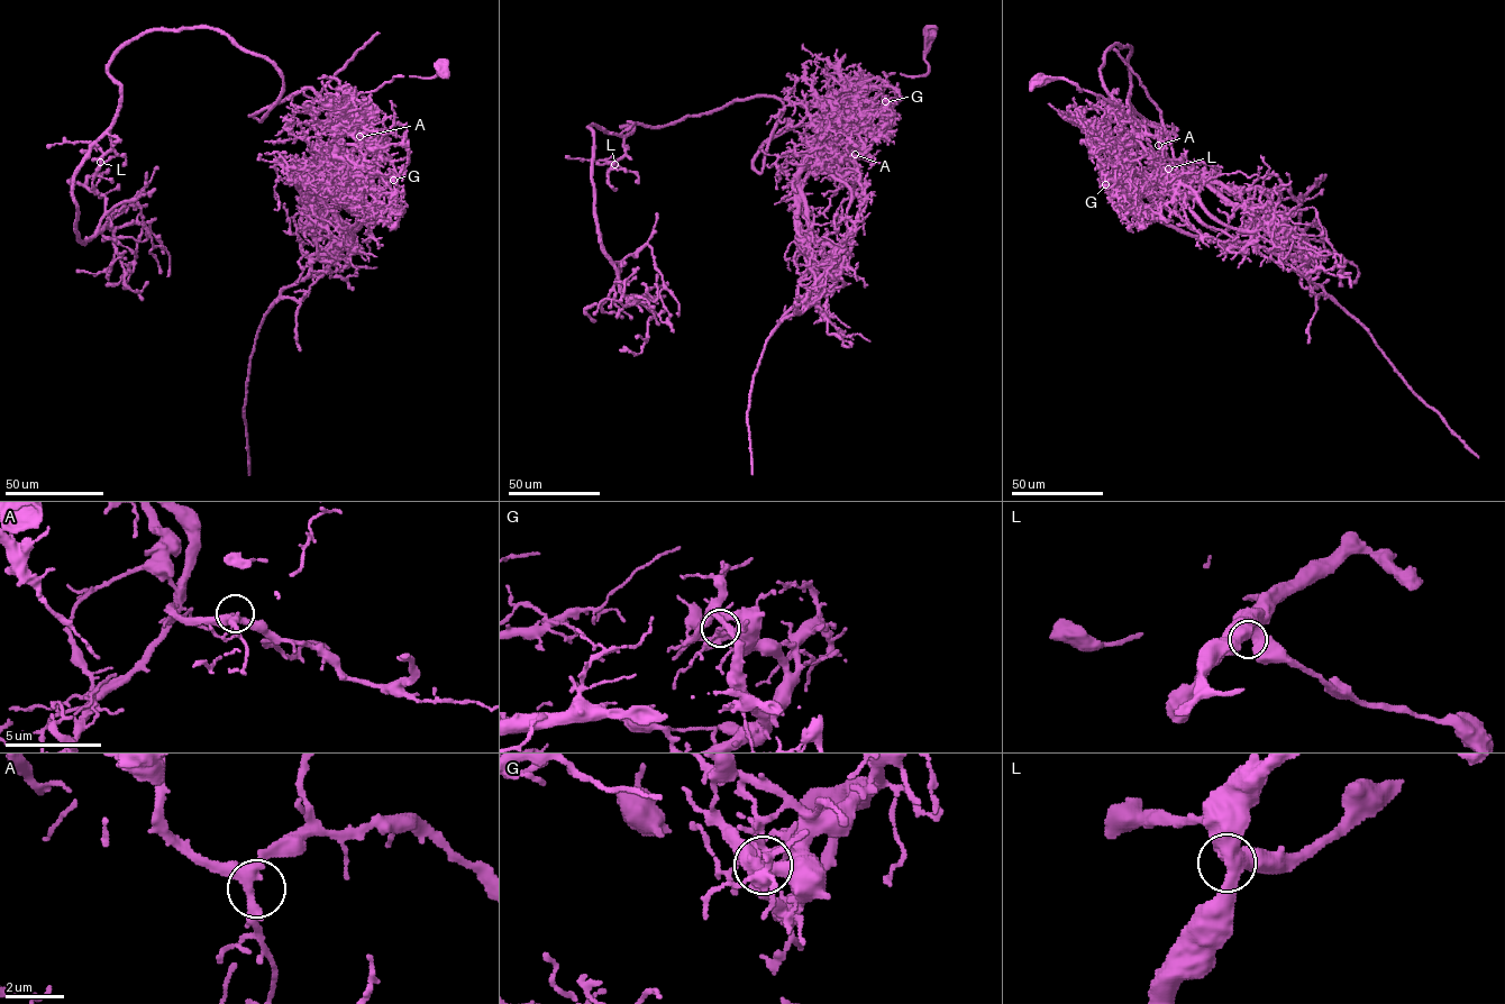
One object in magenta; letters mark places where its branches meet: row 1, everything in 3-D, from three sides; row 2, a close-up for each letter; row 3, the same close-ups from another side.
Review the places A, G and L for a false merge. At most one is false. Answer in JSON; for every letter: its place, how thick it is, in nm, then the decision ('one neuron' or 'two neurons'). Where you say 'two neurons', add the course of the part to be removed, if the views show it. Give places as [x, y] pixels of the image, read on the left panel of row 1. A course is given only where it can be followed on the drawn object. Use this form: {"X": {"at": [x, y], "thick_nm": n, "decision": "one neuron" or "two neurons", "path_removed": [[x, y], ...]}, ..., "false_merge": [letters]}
{"A": {"at": [359, 136], "thick_nm": 340, "decision": "one neuron"}, "G": {"at": [393, 180], "thick_nm": 150, "decision": "two neurons", "path_removed": [[393, 179], [143, 33], [106, 285]]}, "L": {"at": [100, 162], "thick_nm": 440, "decision": "one neuron"}, "false_merge": ["G"]}

